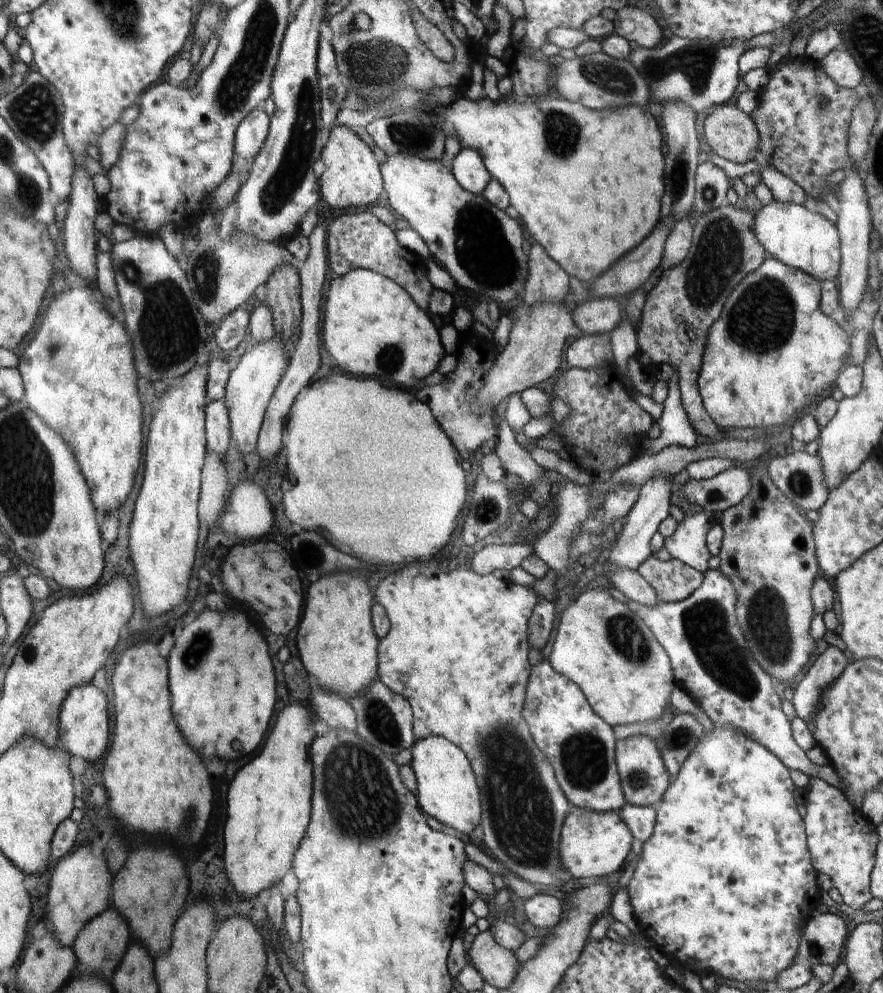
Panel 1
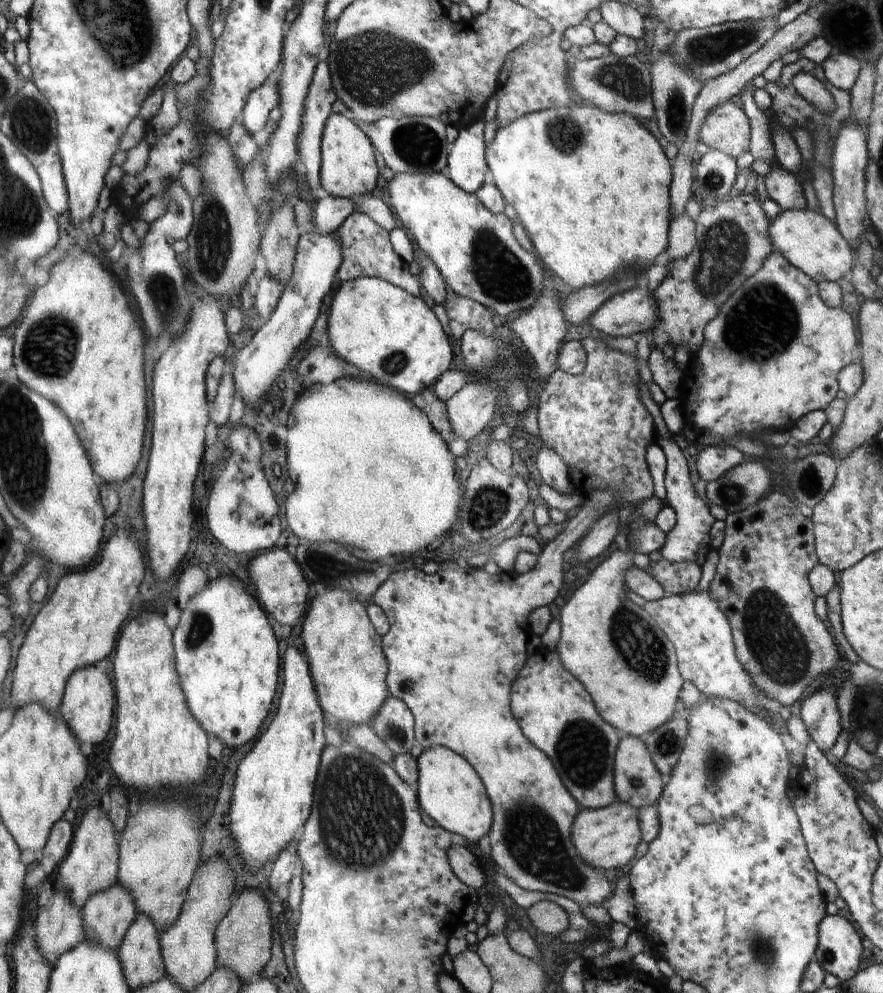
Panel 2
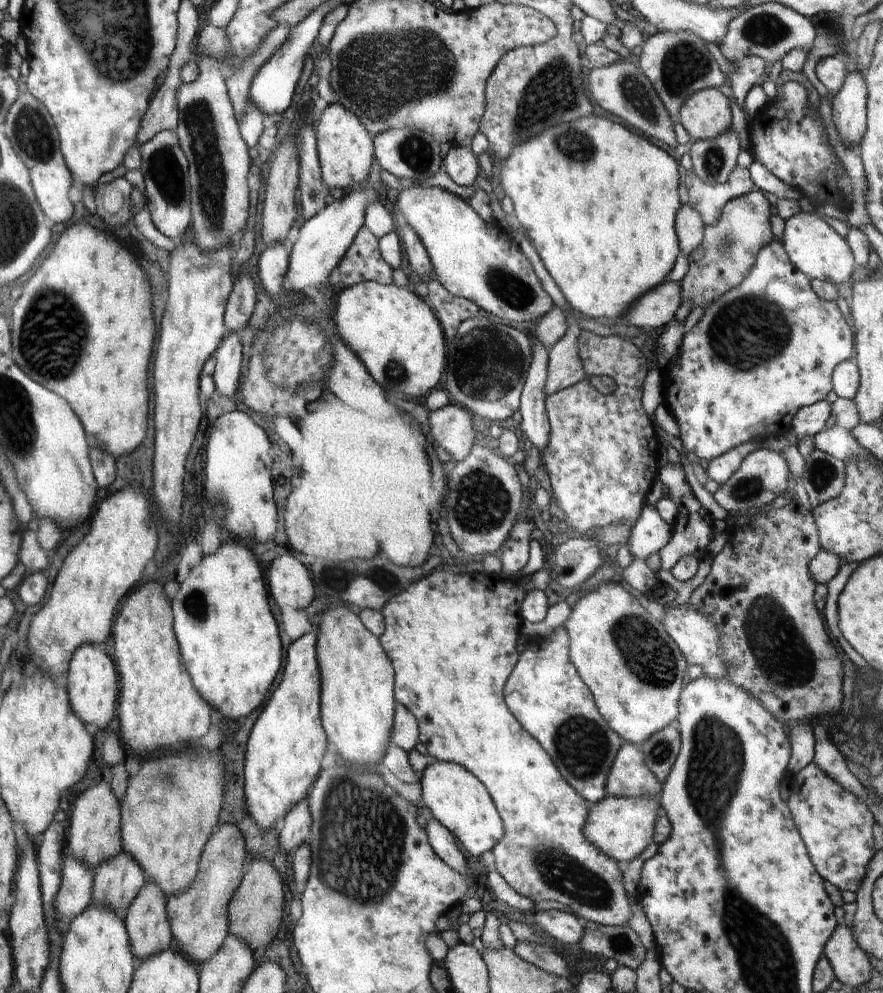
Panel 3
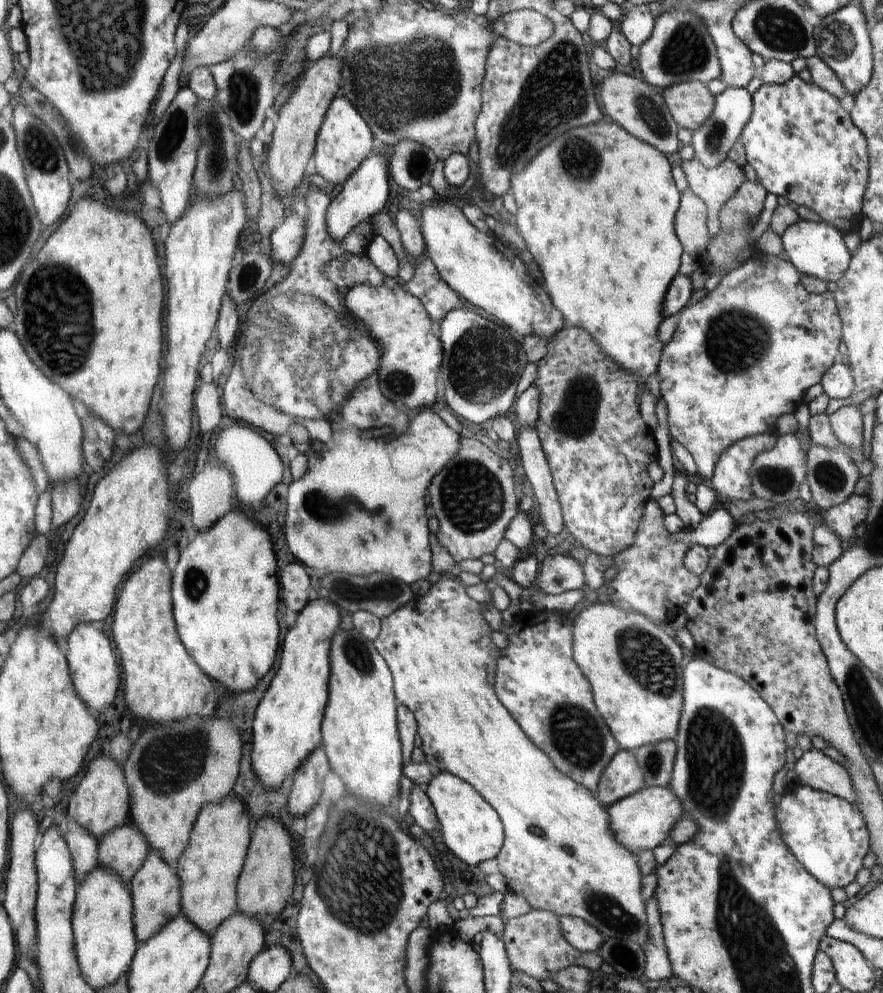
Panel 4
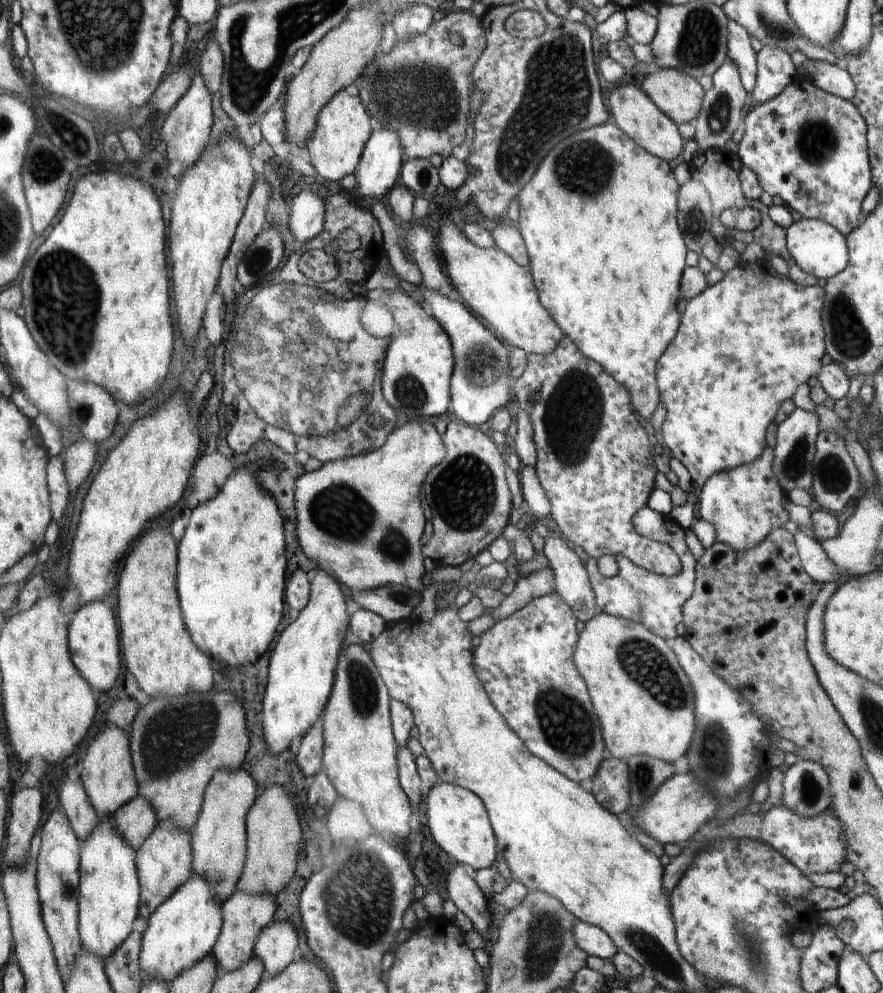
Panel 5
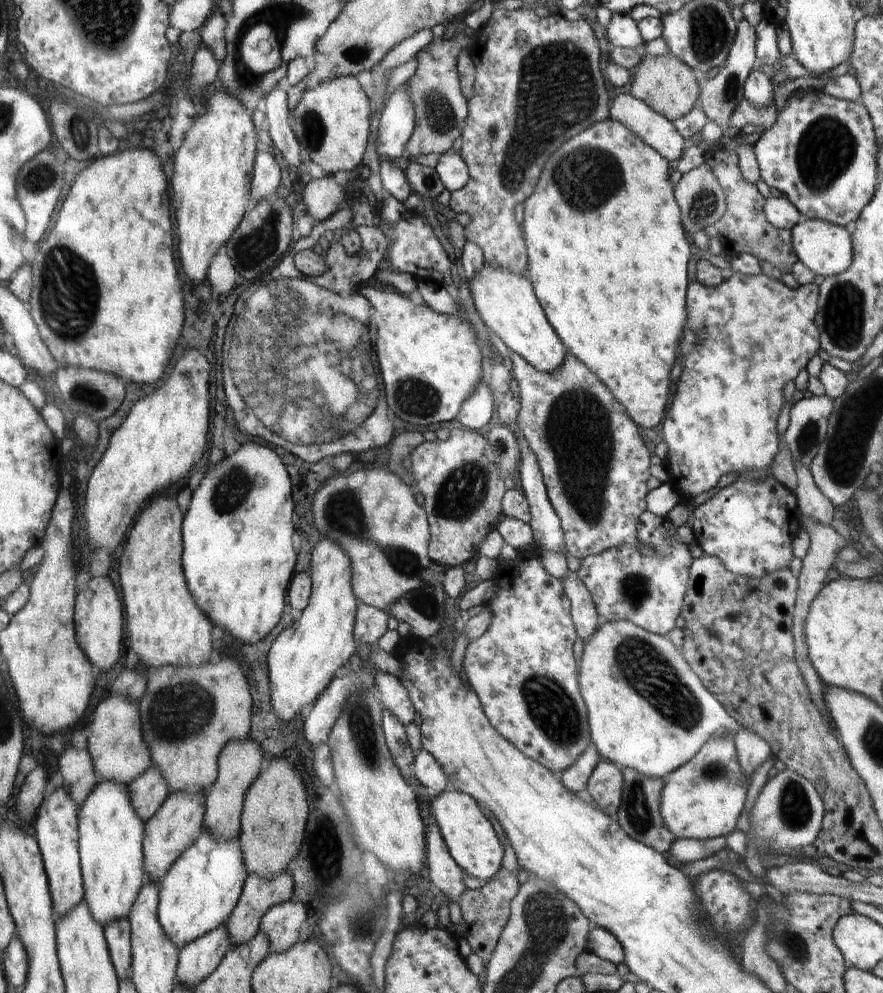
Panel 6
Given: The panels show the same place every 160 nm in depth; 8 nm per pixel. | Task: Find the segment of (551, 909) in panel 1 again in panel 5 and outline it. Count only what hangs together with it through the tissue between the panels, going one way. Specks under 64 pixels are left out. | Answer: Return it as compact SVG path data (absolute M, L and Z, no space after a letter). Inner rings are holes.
M576 919L573 935L578 945L587 955L610 959L618 951L612 939L598 926Z

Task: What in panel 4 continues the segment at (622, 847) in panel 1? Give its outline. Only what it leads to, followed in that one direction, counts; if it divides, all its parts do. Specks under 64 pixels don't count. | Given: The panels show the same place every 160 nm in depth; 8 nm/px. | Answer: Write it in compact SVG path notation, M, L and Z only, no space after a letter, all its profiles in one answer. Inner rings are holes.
M644 787L630 796L620 799L606 808L609 824L615 839L623 847L637 854L640 851L653 851L669 838L672 827L684 814L683 804L668 787Z

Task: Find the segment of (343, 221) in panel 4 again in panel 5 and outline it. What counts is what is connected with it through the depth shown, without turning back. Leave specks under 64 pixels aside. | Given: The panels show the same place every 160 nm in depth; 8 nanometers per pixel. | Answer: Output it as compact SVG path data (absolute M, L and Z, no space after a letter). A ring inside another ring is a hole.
M375 127L368 144L364 147L363 158L359 162L359 170L355 172L356 186L349 193L356 198L374 198L377 201L388 196L395 184L400 180L401 168L405 161L401 150L399 135L392 129Z

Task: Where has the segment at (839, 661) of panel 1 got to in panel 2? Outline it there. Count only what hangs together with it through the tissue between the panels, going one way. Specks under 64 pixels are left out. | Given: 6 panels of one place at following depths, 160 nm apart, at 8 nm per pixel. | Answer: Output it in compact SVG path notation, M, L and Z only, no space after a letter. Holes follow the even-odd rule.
M836 686L822 687L808 696L800 708L800 718L808 736L824 752L830 750L841 733Z

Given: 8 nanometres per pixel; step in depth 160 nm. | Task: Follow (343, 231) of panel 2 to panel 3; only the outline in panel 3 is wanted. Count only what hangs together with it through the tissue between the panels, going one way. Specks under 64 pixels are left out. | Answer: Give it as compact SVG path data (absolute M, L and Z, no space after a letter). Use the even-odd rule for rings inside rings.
M363 227L355 236L350 250L343 256L338 266L341 280L346 287L364 281L376 281L383 285L392 285L393 269L382 259L378 249L379 237L371 229Z

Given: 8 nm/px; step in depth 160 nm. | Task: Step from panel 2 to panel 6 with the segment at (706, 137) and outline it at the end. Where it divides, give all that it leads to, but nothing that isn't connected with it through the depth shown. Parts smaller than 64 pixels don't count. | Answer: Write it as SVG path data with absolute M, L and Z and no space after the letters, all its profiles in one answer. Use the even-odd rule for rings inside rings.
M667 53L663 56L643 54L634 82L632 82L630 94L634 98L642 100L657 114L674 121L682 118L698 105L699 84L697 80L698 74L674 54Z

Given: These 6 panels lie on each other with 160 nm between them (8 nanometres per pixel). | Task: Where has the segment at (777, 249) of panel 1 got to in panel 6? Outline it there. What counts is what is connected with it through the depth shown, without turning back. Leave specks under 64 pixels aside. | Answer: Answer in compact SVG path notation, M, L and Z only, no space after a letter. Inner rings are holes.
M806 219L796 224L791 234L792 247L799 262L802 262L814 275L824 277L840 275L852 264L854 256L852 238L844 226L819 219Z

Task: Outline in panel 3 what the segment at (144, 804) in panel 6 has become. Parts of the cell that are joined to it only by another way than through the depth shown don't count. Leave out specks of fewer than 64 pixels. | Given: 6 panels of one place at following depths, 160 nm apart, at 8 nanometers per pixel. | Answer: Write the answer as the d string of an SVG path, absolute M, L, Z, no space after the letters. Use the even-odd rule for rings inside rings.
M126 852L98 865L93 877L93 902L107 906L121 917L148 881L142 866Z

